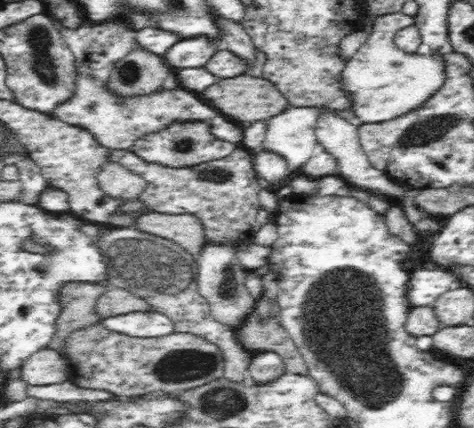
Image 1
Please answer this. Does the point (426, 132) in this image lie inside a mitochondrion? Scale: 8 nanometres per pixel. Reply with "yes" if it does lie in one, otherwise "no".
yes

